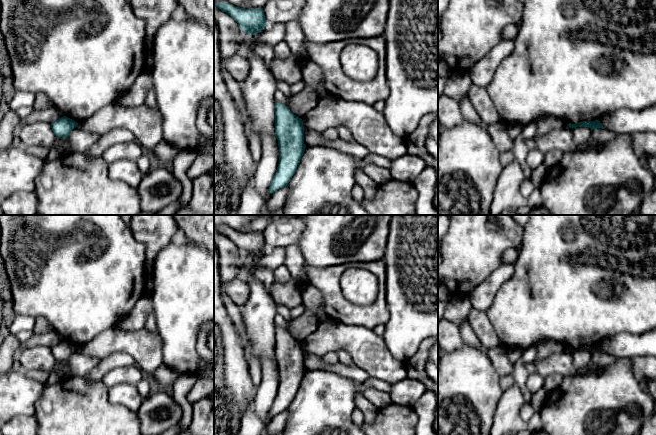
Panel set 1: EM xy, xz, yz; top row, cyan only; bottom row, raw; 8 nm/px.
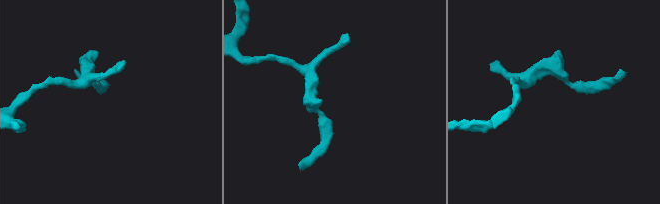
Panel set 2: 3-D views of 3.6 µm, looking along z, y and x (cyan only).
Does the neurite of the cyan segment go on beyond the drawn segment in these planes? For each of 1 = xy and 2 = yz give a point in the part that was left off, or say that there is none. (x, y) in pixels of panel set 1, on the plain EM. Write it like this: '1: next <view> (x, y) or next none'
1: next none
2: next none

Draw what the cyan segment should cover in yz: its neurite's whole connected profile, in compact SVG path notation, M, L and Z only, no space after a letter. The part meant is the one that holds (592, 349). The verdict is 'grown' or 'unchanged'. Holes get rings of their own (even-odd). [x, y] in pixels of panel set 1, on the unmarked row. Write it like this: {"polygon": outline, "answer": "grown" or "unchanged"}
{"polygon": "M595 344L595 345L582 345L579 346L578 348L571 348L569 347L568 350L570 352L576 352L576 351L587 351L590 352L591 355L597 352L603 352L603 349L600 347L599 344Z", "answer": "unchanged"}

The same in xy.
{"polygon": "M66 340L51 347L51 352L55 360L63 362L67 362L69 357L76 351L78 351L78 347Z", "answer": "unchanged"}

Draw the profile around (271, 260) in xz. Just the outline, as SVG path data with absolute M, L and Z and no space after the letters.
M274 248L270 252L265 252L261 256L251 259L253 271L258 269L275 270L281 265L284 265L285 261L285 249Z

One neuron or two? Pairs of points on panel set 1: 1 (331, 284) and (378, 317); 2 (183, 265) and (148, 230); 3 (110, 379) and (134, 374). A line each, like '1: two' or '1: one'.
1: one
2: two
3: one

